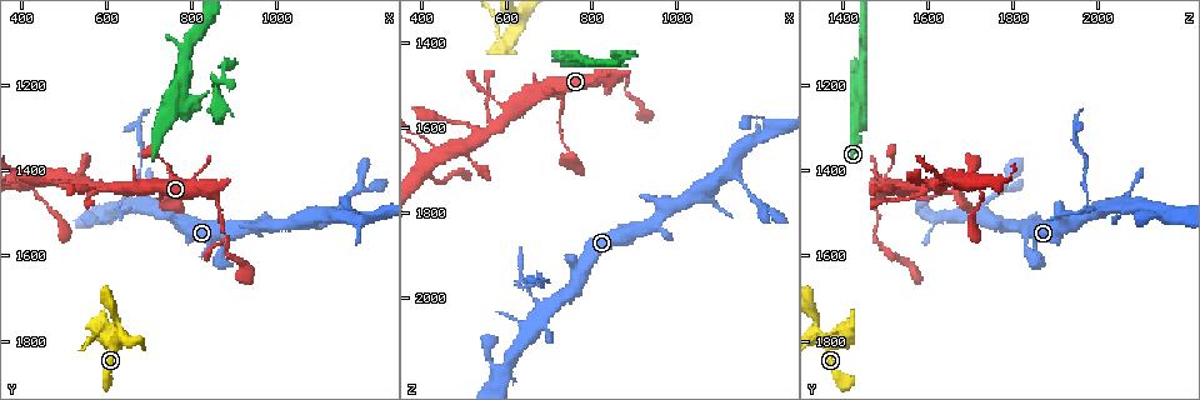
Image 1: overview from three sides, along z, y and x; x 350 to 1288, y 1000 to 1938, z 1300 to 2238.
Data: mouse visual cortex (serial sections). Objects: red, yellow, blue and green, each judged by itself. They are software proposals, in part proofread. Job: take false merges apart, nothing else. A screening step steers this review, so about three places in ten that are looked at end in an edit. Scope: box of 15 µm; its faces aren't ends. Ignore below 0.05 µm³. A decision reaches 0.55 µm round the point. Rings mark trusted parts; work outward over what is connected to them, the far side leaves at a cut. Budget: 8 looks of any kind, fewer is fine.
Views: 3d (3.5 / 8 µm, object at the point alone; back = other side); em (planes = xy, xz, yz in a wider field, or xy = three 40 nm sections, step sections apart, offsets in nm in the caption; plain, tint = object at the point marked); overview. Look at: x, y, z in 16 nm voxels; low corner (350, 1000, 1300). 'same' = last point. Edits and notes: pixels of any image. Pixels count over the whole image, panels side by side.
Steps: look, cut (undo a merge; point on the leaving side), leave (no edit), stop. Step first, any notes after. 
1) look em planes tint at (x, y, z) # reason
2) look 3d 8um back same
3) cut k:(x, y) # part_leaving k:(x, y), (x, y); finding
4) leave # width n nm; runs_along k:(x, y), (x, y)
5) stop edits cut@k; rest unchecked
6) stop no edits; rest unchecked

look 3d 3.5um at (755, 1255, 1440) # a fork

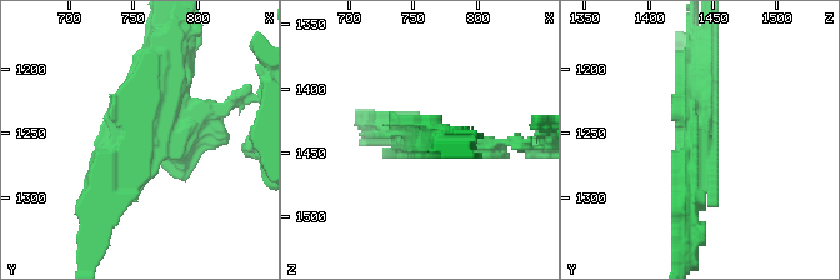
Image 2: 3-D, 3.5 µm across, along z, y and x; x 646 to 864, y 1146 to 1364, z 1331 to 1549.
look em xy step 2 tint at (752, 1258, 1436) # shape alone is not enough

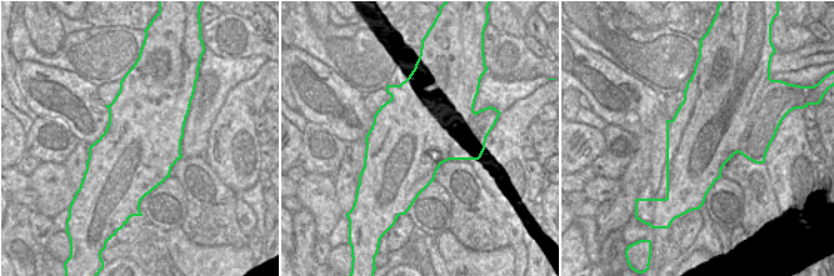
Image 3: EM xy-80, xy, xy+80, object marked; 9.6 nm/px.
cut 2:(231, 100) # two cells meet here

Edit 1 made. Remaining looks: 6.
look 3d 8um at (565, 1460, 1580) # sudden change in width

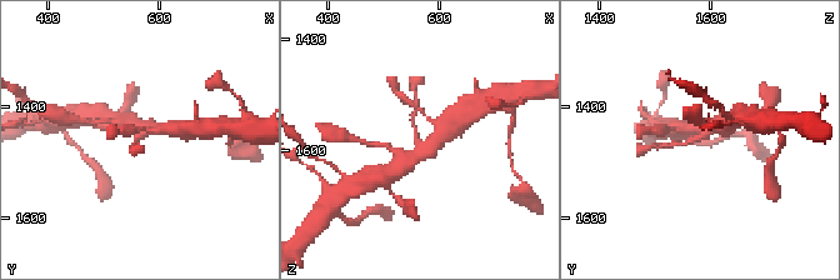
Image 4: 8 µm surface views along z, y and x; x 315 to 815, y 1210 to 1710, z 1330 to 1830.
look 3d 3.5um back at (560, 1460, 1575)

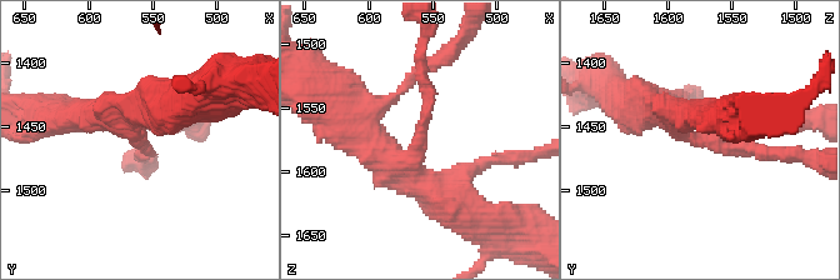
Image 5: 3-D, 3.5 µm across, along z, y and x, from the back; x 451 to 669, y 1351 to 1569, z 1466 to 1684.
look em xy step 3 tint at (562, 1462, 1578) # now the EM

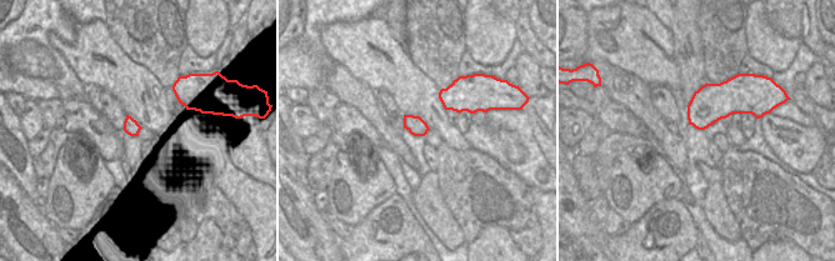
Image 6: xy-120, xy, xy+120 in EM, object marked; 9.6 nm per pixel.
leave # runs_along 5:(701, 114), (775, 151); continuous, no second cell

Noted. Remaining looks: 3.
look 3d 3.5um at (435, 1420, 1650) # thin arm on a thick one

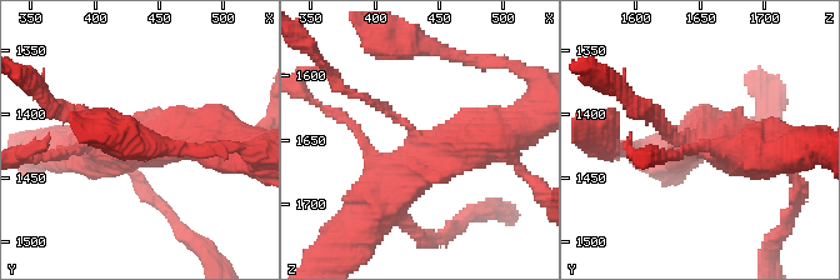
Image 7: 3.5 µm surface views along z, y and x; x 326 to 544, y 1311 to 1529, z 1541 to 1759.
look em planes tint at (432, 1418, 1646) # arms 3; arm_widths 150, 500, 500 nm; shape alone is not enough

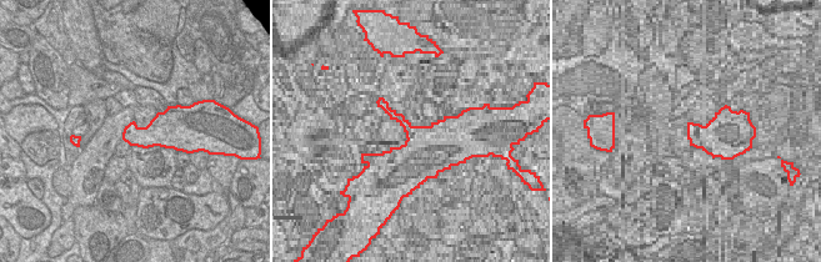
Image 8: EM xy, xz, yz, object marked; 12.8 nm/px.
leave # runs_along 7:(485, 138), (435, 158), (394, 115), (351, 93); continuous, no second cell

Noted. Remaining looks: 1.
stop edits cut@2; rest unchecked

